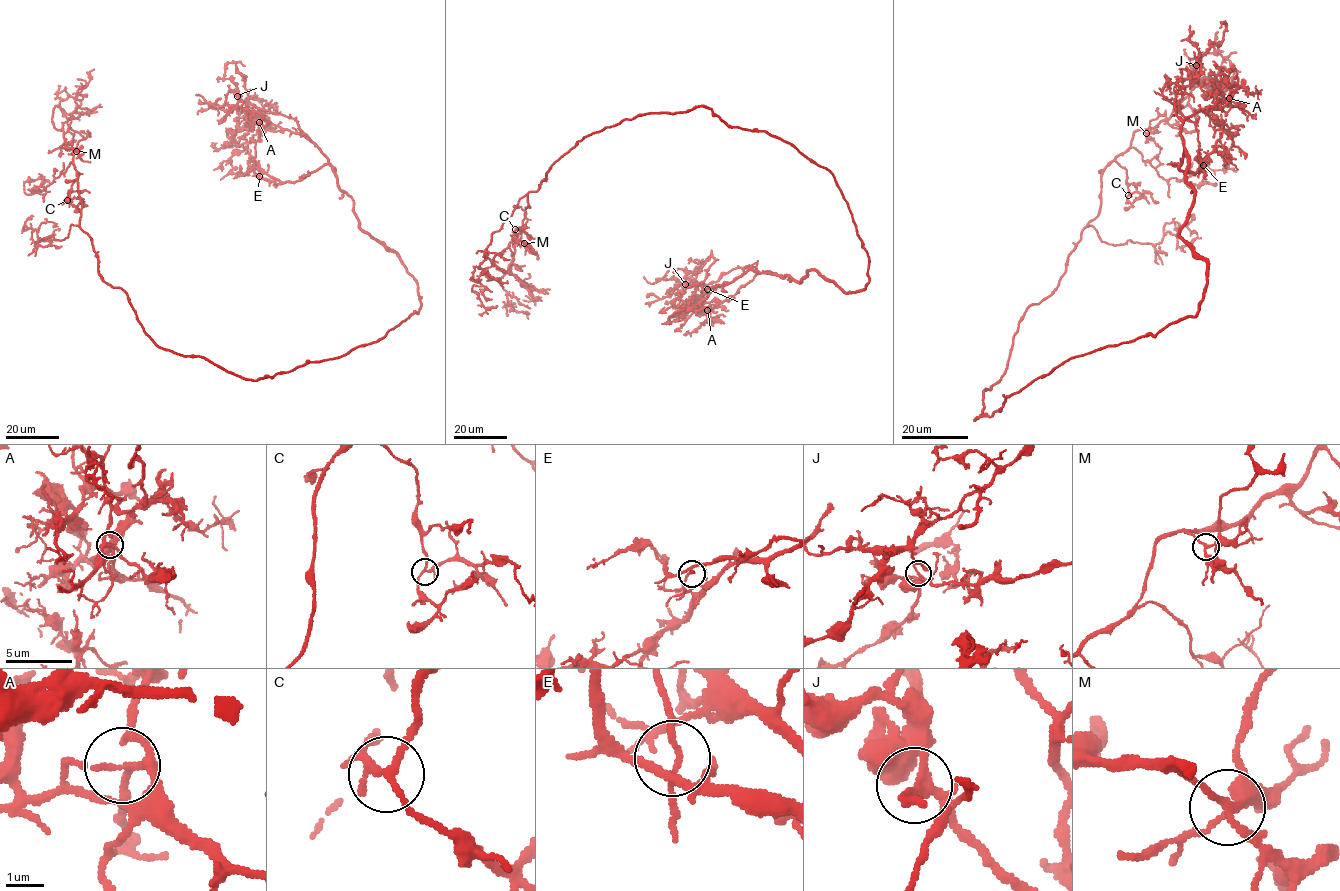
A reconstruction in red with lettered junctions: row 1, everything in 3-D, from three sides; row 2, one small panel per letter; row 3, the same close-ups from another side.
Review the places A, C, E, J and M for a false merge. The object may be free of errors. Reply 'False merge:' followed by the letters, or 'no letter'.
False merge: no letter

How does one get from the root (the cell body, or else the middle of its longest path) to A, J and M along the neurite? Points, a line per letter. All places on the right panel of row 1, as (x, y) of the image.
A: (1006, 396), (1073, 357), (1156, 335), (1196, 314), (1206, 262), (1179, 235), (1194, 196), (1181, 126), (1229, 98)
J: (1006, 396), (1073, 357), (1196, 314), (1206, 262), (1179, 235), (1194, 190), (1174, 105), (1196, 65)
M: (1006, 396), (975, 420), (1021, 317), (1057, 286), (1098, 215), (1103, 170), (1146, 133)

